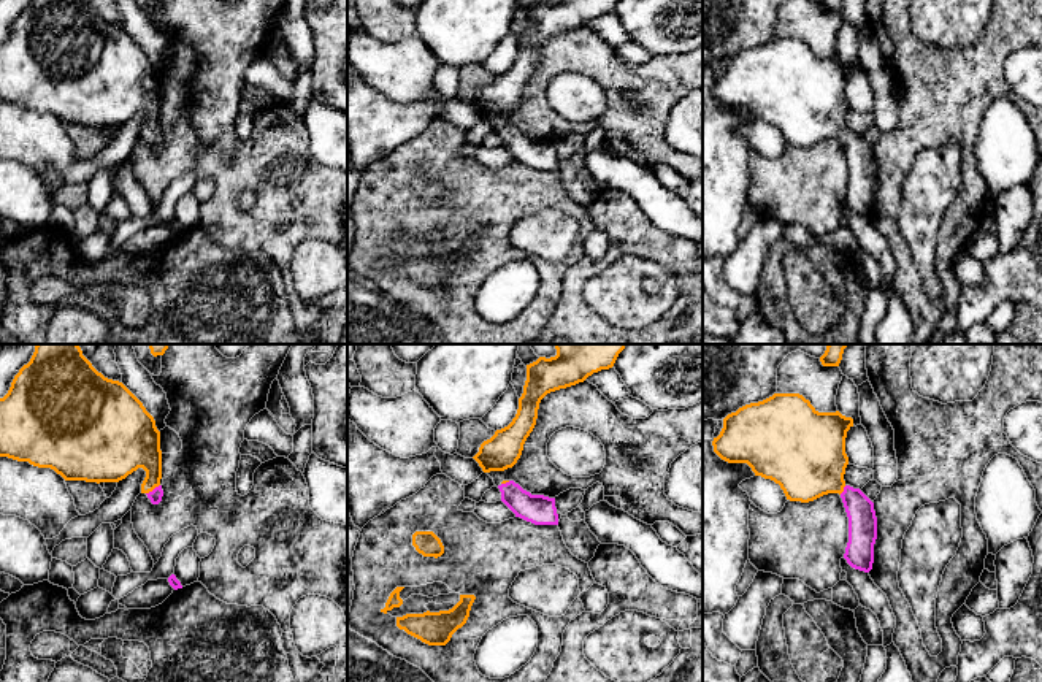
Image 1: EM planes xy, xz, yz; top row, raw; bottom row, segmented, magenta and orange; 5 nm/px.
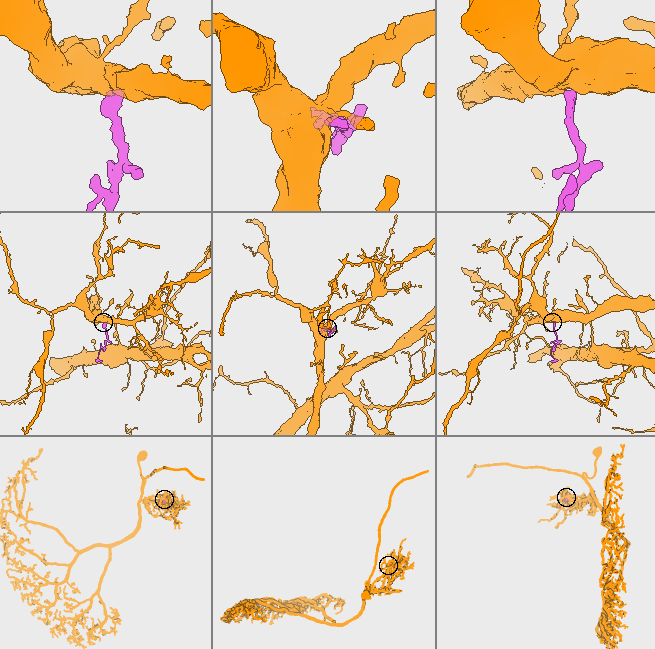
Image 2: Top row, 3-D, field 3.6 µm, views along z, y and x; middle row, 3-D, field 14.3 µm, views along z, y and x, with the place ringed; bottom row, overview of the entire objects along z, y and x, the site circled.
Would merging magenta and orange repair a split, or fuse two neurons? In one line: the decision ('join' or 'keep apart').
join

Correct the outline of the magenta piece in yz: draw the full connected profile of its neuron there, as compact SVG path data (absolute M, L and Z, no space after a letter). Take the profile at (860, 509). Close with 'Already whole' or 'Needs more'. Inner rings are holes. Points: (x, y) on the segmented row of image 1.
M774 393L728 414L712 446L722 460L747 463L755 476L779 484L790 501L809 503L839 493L849 517L844 558L869 573L877 517L874 503L844 481L845 438L852 427L852 417L839 411L818 412L799 393Z. Needs more

